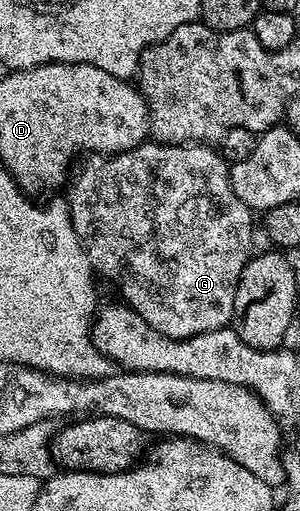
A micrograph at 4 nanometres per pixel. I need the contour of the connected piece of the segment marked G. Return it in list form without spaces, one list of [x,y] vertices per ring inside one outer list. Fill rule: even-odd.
[[[146,140],[140,146],[124,150],[118,154],[106,156],[90,153],[86,158],[89,159],[82,164],[81,171],[78,174],[76,171],[68,183],[69,198],[67,197],[67,205],[75,232],[87,252],[94,271],[100,277],[102,274],[107,281],[114,282],[117,285],[118,292],[125,297],[122,298],[124,305],[129,306],[139,316],[143,316],[143,320],[147,320],[147,324],[151,324],[151,328],[155,328],[155,332],[163,332],[163,336],[190,338],[191,336],[199,336],[208,330],[228,327],[233,321],[235,292],[239,284],[239,276],[243,272],[243,268],[249,263],[251,251],[254,249],[252,232],[255,229],[255,223],[253,223],[254,211],[250,210],[247,204],[243,204],[243,200],[239,200],[239,196],[235,196],[235,188],[231,188],[230,163],[226,162],[220,153],[209,144],[172,146],[166,142],[152,140]]]

